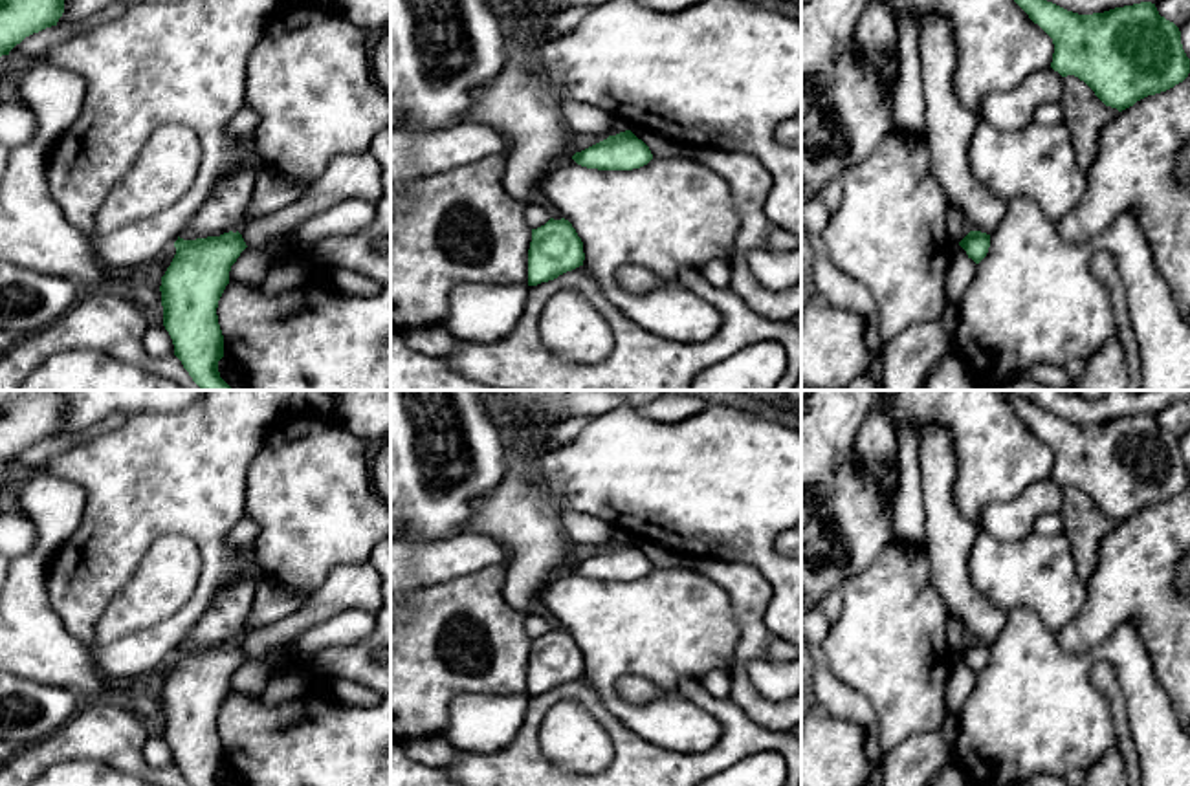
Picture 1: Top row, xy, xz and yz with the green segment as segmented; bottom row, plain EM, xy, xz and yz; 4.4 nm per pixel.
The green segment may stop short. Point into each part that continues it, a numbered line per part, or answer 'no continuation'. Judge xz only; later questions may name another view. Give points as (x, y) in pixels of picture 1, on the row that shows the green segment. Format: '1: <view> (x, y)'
no continuation

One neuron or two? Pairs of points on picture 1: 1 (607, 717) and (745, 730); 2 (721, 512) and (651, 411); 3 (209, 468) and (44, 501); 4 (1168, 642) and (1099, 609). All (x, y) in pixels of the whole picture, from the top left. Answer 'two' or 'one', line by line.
1: one
2: two
3: two
4: one

